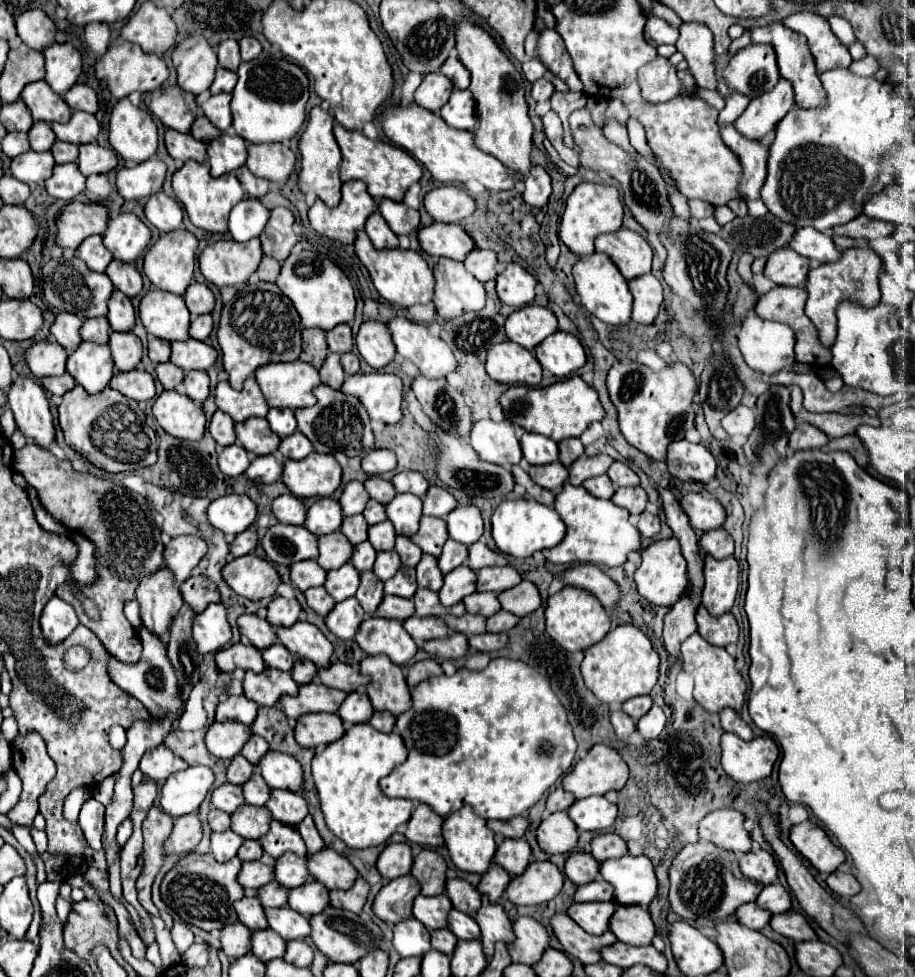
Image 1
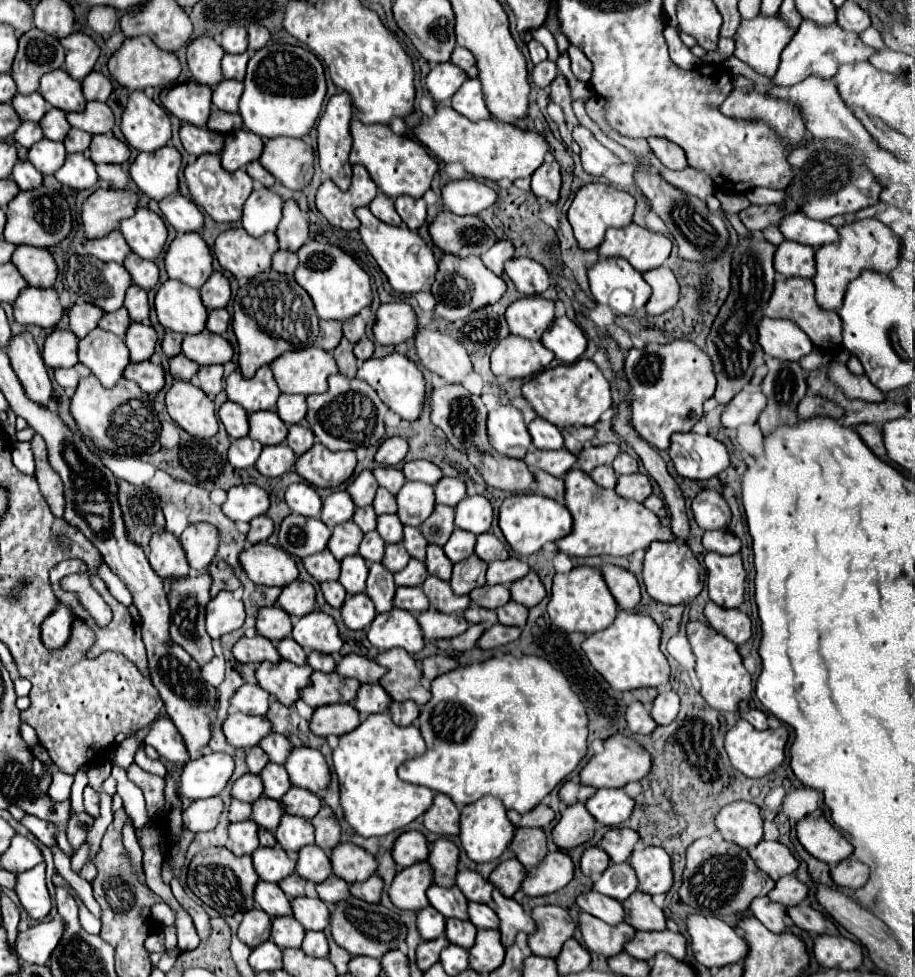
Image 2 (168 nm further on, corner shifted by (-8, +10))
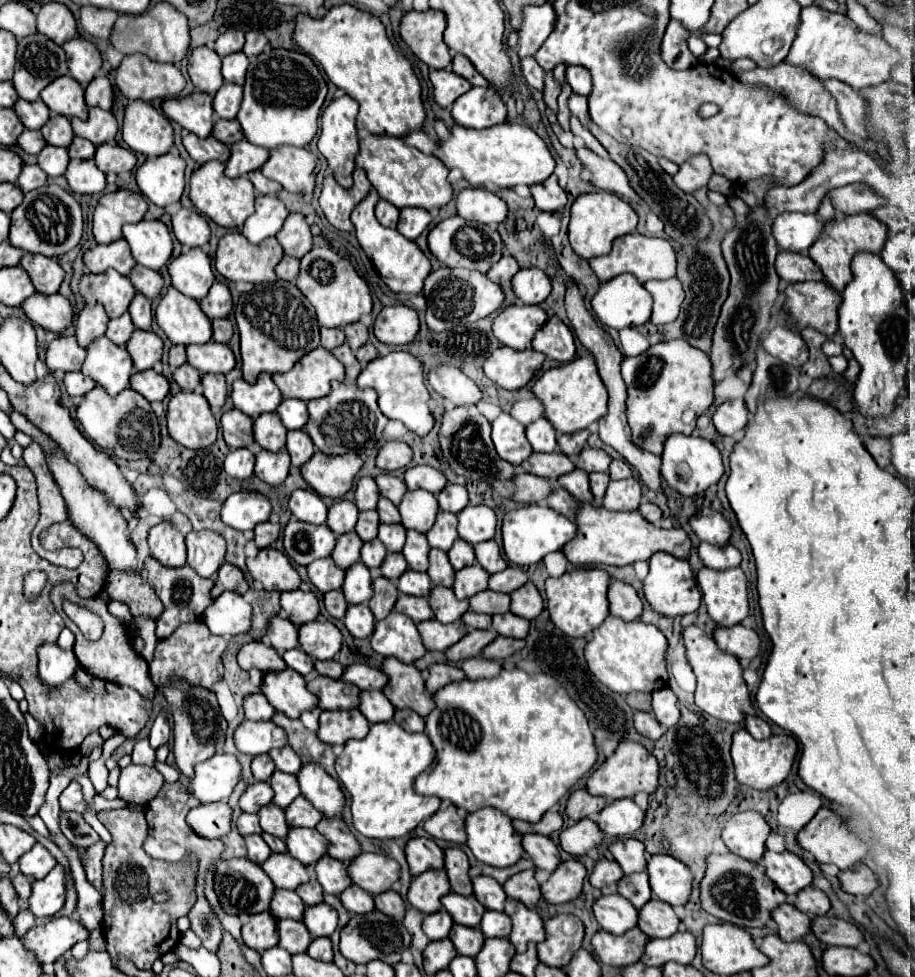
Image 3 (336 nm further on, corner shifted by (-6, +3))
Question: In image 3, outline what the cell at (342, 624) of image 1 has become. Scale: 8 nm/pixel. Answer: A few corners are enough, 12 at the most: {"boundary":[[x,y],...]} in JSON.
{"boundary":[[367,604],[349,606],[343,622],[351,636],[369,638],[375,618]]}

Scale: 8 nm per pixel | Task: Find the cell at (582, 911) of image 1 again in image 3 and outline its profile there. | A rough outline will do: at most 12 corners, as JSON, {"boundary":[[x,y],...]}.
{"boundary":[[617,894],[601,896],[593,914],[617,936],[637,926],[637,910]]}

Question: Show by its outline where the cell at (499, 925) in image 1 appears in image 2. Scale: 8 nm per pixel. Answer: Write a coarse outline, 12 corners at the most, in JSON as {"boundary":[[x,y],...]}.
{"boundary":[[495,889],[495,913],[505,947],[519,931],[535,933],[533,917],[515,899]]}

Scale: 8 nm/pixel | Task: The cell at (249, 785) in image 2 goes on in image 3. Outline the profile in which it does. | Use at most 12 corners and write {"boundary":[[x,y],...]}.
{"boundary":[[253,782],[239,798],[243,812],[259,812],[273,790],[267,782]]}

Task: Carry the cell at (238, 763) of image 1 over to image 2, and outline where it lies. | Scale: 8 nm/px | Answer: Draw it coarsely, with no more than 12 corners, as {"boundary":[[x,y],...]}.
{"boundary":[[261,747],[247,751],[251,773],[261,773],[269,757]]}

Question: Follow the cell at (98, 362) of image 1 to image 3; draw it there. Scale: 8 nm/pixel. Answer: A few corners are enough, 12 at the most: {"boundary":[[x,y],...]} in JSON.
{"boundary":[[101,336],[87,346],[81,372],[109,396],[129,388],[133,362]]}

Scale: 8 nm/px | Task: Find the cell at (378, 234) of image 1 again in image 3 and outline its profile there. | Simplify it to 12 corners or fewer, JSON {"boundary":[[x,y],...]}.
{"boundary":[[379,200],[375,216],[383,226],[395,228],[399,210],[387,200]]}

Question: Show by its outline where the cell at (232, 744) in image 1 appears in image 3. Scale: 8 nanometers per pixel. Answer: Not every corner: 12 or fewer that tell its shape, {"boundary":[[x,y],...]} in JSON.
{"boundary":[[241,722],[233,740],[243,754],[267,754],[287,744],[277,724]]}

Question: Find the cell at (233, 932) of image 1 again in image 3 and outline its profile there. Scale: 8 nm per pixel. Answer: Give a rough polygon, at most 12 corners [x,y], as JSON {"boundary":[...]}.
{"boundary":[[253,914],[243,942],[257,952],[277,946],[277,920]]}

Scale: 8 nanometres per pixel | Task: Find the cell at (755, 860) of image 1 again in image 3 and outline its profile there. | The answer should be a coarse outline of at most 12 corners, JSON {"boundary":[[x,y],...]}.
{"boundary":[[767,850],[759,862],[787,896],[811,884],[811,870],[791,852]]}

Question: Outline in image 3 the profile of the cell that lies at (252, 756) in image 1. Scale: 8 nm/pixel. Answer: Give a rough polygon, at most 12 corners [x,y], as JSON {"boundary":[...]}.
{"boundary":[[291,746],[269,752],[275,768],[297,774],[301,768],[299,756]]}

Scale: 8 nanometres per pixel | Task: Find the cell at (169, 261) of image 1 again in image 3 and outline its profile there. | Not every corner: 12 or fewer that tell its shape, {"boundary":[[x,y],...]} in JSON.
{"boundary":[[191,248],[169,264],[171,284],[201,300],[215,282],[211,258]]}

